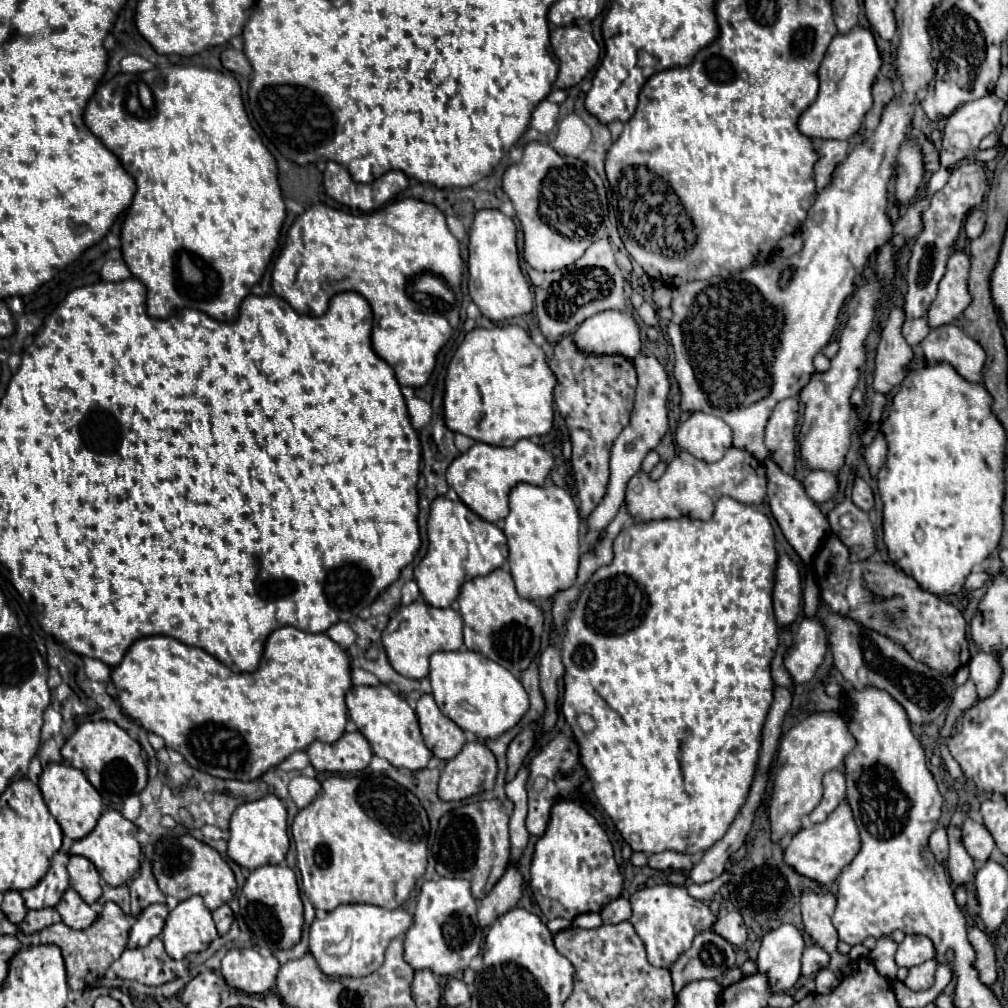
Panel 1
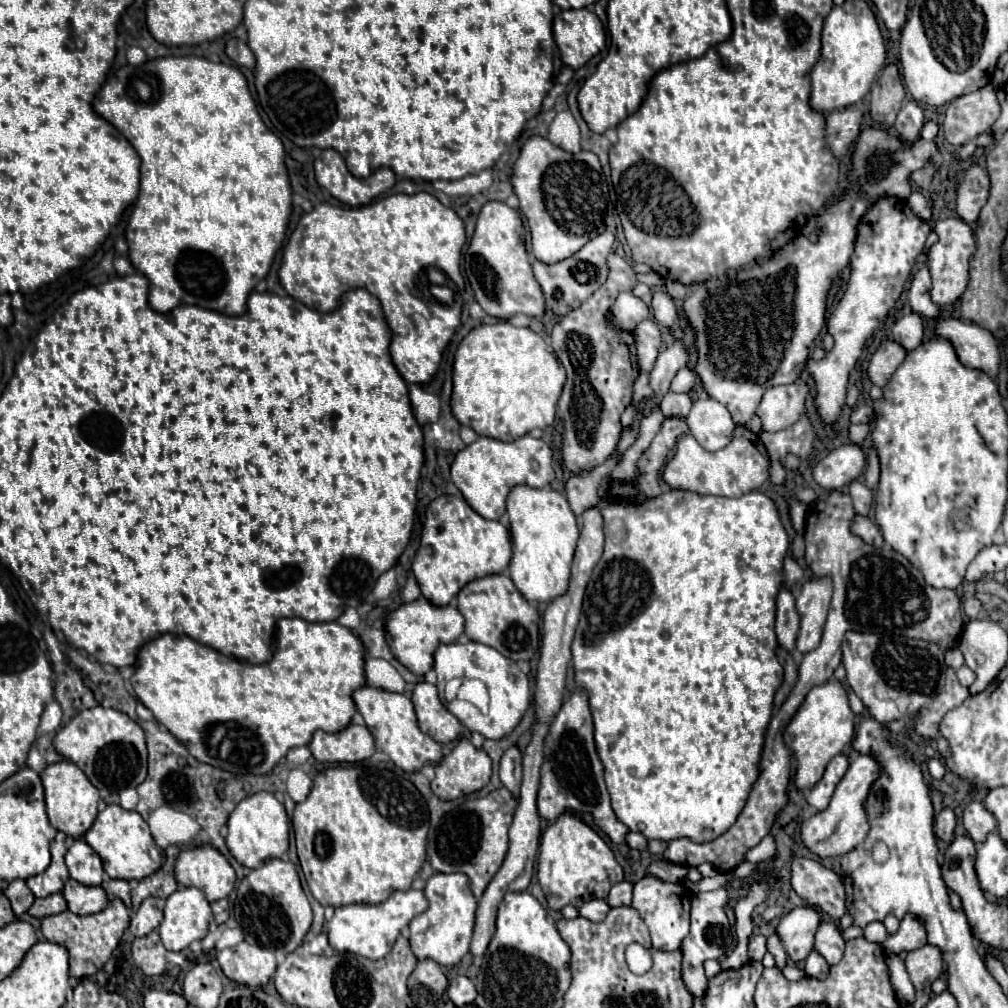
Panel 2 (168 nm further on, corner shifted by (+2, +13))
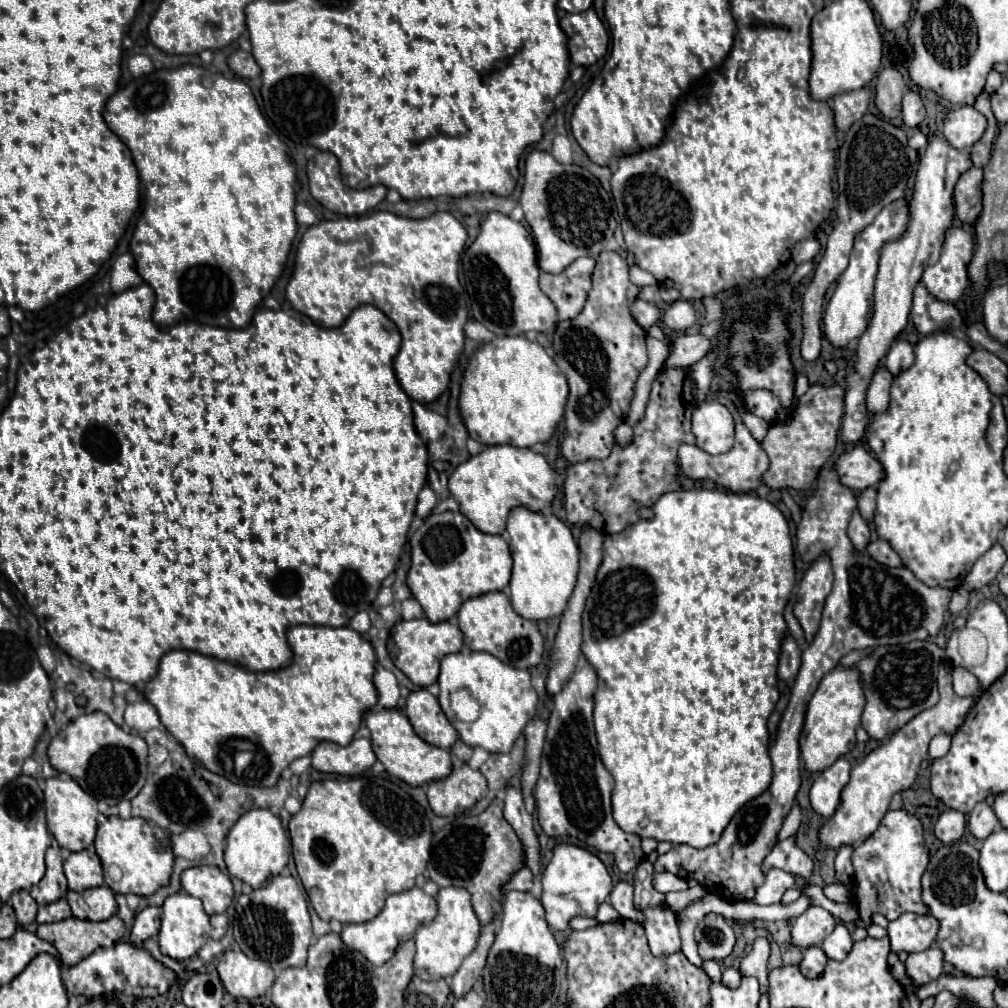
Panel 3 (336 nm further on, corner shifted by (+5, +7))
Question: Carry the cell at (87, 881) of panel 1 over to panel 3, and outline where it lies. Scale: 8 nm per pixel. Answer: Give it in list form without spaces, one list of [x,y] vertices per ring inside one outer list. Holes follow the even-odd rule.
[[[92,846],[82,852],[70,854],[64,862],[64,874],[68,878],[68,888],[74,892],[84,892],[88,888],[104,884],[102,864]]]

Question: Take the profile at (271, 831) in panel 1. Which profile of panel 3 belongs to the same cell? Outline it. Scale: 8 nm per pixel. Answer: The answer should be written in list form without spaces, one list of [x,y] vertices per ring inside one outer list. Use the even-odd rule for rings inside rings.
[[[254,808],[240,816],[240,820],[228,832],[228,848],[224,852],[224,860],[230,876],[250,884],[252,888],[264,886],[272,876],[278,876],[290,860],[290,838],[282,828],[278,816],[274,816],[266,808]]]

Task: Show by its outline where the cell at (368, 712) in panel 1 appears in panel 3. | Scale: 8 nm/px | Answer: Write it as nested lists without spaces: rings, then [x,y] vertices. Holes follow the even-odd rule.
[[[386,708],[368,710],[366,716],[364,716],[364,722],[366,722],[366,726],[372,732],[374,754],[384,764],[384,768],[386,768],[386,772],[390,776],[396,776],[396,778],[404,780],[410,786],[424,786],[428,782],[442,780],[444,776],[448,776],[448,772],[452,772],[450,752],[424,742],[414,732],[410,720],[402,712],[386,710]]]

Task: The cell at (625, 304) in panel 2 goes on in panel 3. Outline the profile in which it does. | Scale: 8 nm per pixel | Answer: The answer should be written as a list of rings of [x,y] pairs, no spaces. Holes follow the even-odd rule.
[[[636,300],[632,304],[632,316],[636,318],[636,322],[644,330],[648,330],[652,324],[656,324],[660,320],[660,314],[662,314],[660,308],[654,306],[654,304],[650,304],[650,302],[646,302],[646,300]]]

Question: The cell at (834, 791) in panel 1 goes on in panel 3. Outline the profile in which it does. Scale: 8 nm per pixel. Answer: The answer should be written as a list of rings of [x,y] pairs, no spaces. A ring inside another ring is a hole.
[[[838,758],[832,766],[820,772],[810,788],[810,804],[812,808],[830,818],[840,806],[840,792],[850,780],[850,762],[846,758]]]

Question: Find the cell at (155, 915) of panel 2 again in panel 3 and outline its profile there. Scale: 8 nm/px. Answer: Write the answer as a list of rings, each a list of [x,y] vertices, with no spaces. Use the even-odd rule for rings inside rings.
[[[146,906],[144,910],[140,910],[136,914],[132,932],[130,932],[130,940],[132,944],[142,944],[148,938],[154,938],[160,930],[160,908],[156,906]]]

